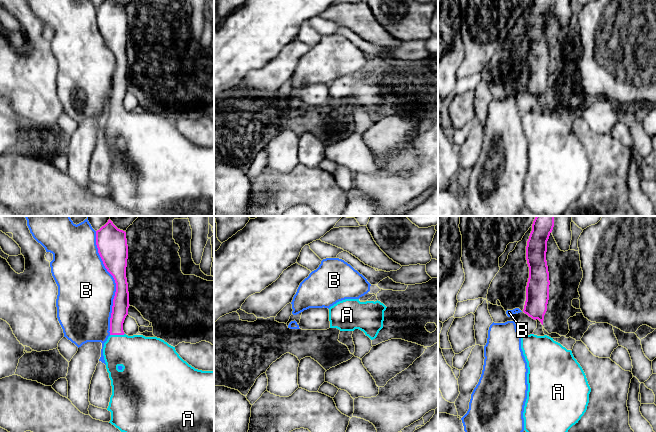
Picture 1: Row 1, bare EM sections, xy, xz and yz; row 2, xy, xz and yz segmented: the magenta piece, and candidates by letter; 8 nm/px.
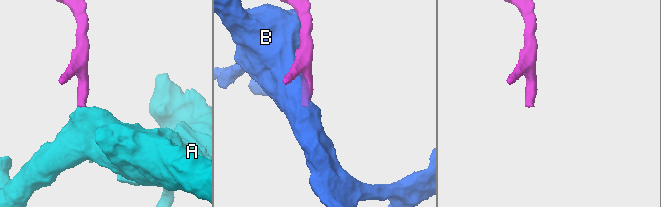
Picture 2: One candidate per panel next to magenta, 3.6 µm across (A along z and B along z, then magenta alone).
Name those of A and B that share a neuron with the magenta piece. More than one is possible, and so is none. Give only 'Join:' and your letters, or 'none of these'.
Join: A

